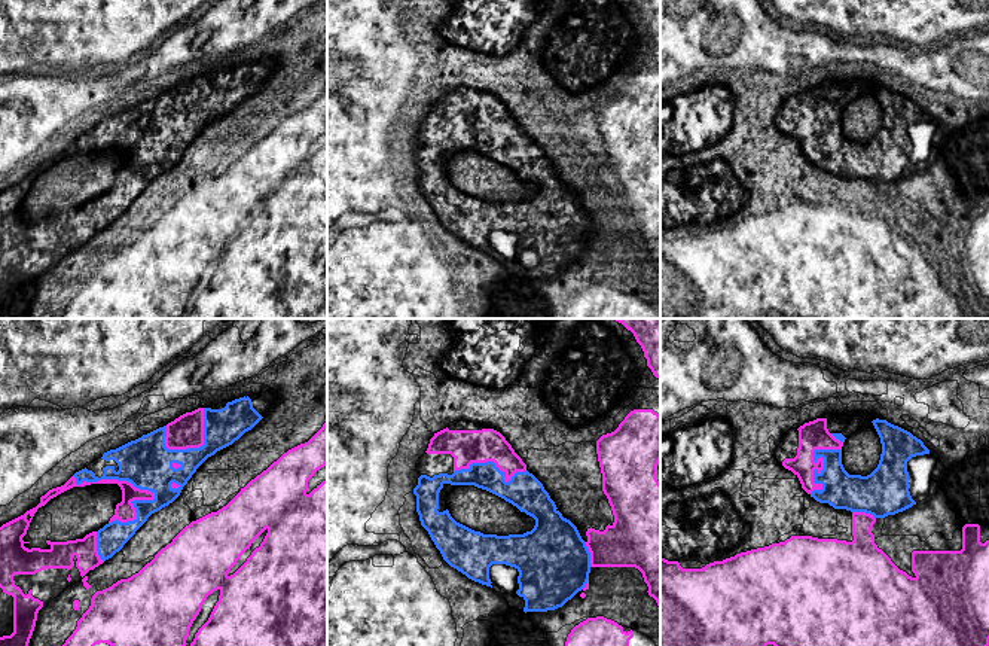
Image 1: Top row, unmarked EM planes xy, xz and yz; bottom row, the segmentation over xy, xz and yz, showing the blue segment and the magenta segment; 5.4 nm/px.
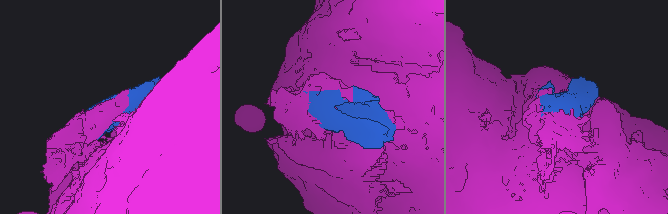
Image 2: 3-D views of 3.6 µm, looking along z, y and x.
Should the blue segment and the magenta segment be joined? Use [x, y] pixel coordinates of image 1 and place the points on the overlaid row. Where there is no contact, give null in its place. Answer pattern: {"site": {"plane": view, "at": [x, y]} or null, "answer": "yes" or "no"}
{"site": {"plane": "xy", "at": [113, 478]}, "answer": "no"}

